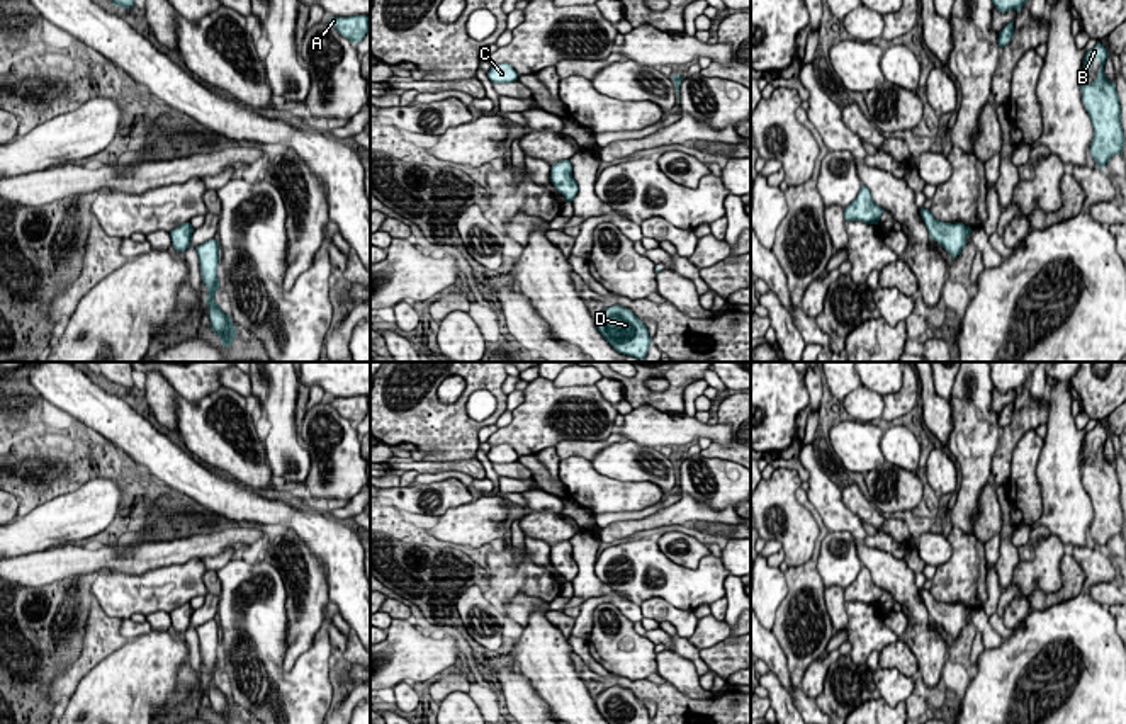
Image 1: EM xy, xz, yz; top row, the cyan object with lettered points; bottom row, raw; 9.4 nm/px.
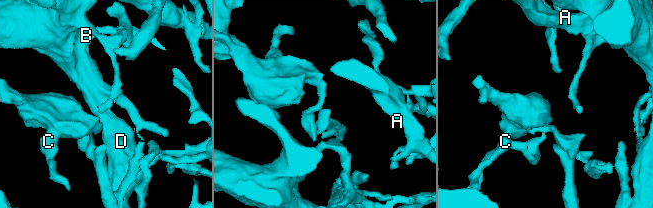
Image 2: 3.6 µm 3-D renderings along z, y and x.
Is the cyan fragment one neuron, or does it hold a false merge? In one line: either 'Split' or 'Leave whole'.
Split

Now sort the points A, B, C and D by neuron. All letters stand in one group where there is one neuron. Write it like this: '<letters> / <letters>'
A / B C D

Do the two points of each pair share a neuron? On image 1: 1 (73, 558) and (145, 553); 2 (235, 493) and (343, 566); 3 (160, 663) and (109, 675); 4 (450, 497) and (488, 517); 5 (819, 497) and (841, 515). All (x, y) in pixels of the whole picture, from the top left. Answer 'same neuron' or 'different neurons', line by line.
1: same neuron
2: same neuron
3: same neuron
4: different neurons
5: same neuron

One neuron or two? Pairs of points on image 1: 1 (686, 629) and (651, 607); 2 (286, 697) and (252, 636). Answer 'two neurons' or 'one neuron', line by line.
1: one neuron
2: one neuron

